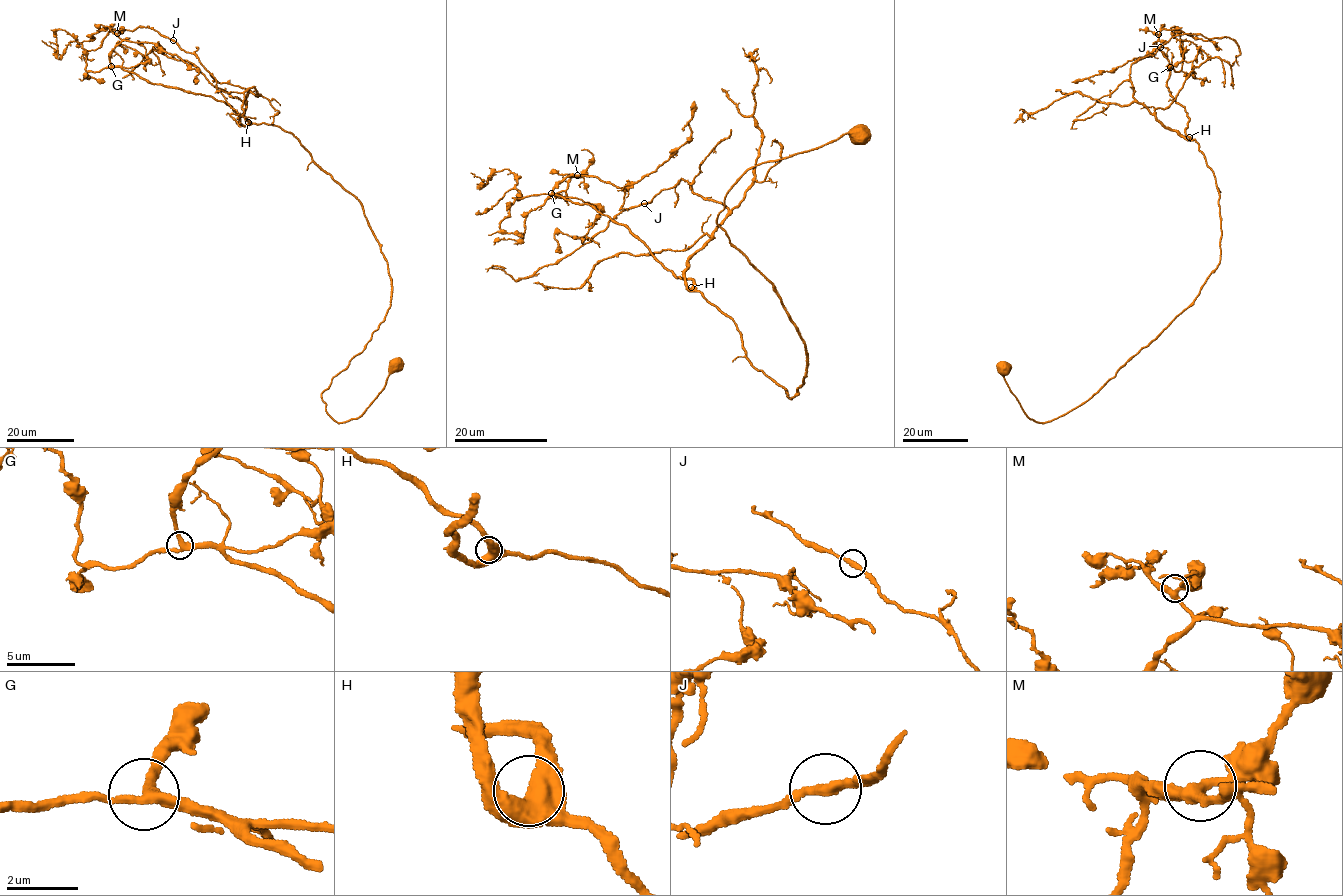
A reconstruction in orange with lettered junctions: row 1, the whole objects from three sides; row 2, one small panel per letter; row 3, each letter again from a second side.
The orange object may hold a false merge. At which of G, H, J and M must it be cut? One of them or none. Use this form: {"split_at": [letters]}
{"split_at": []}

